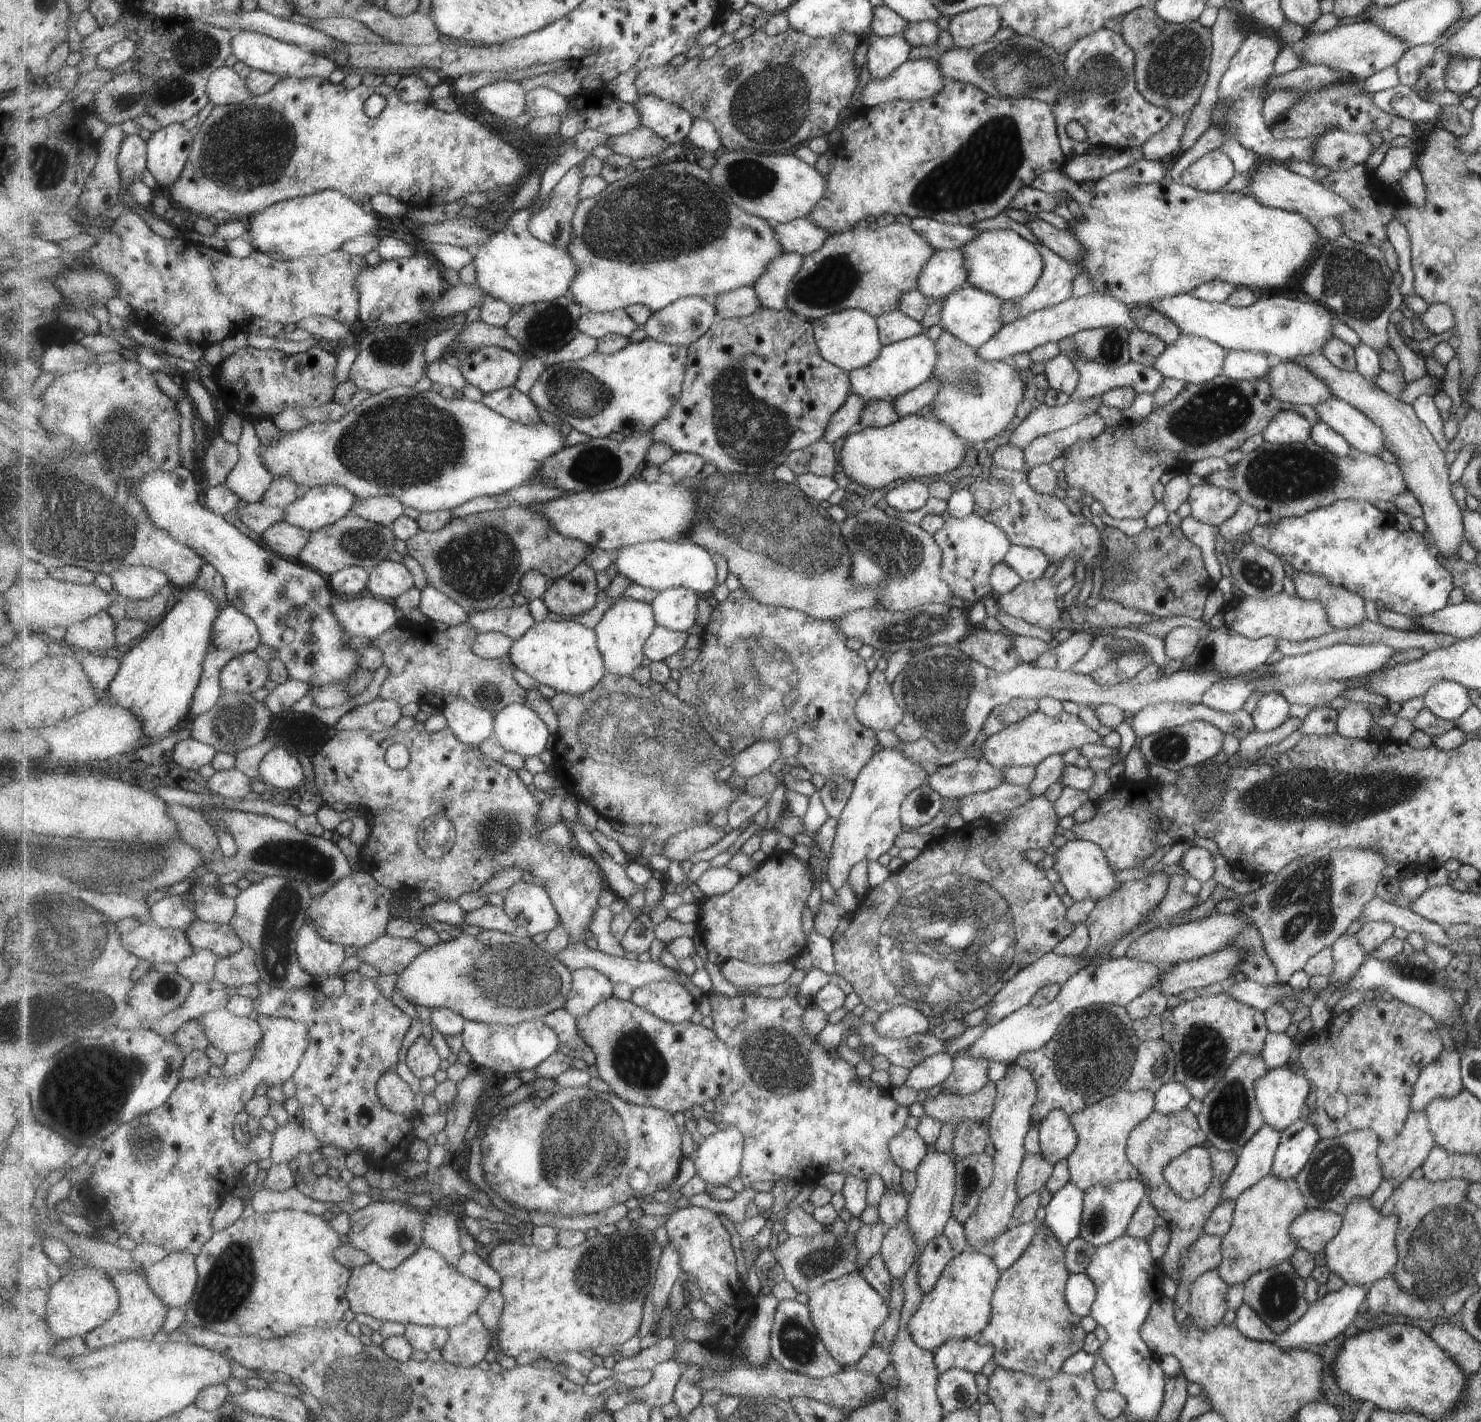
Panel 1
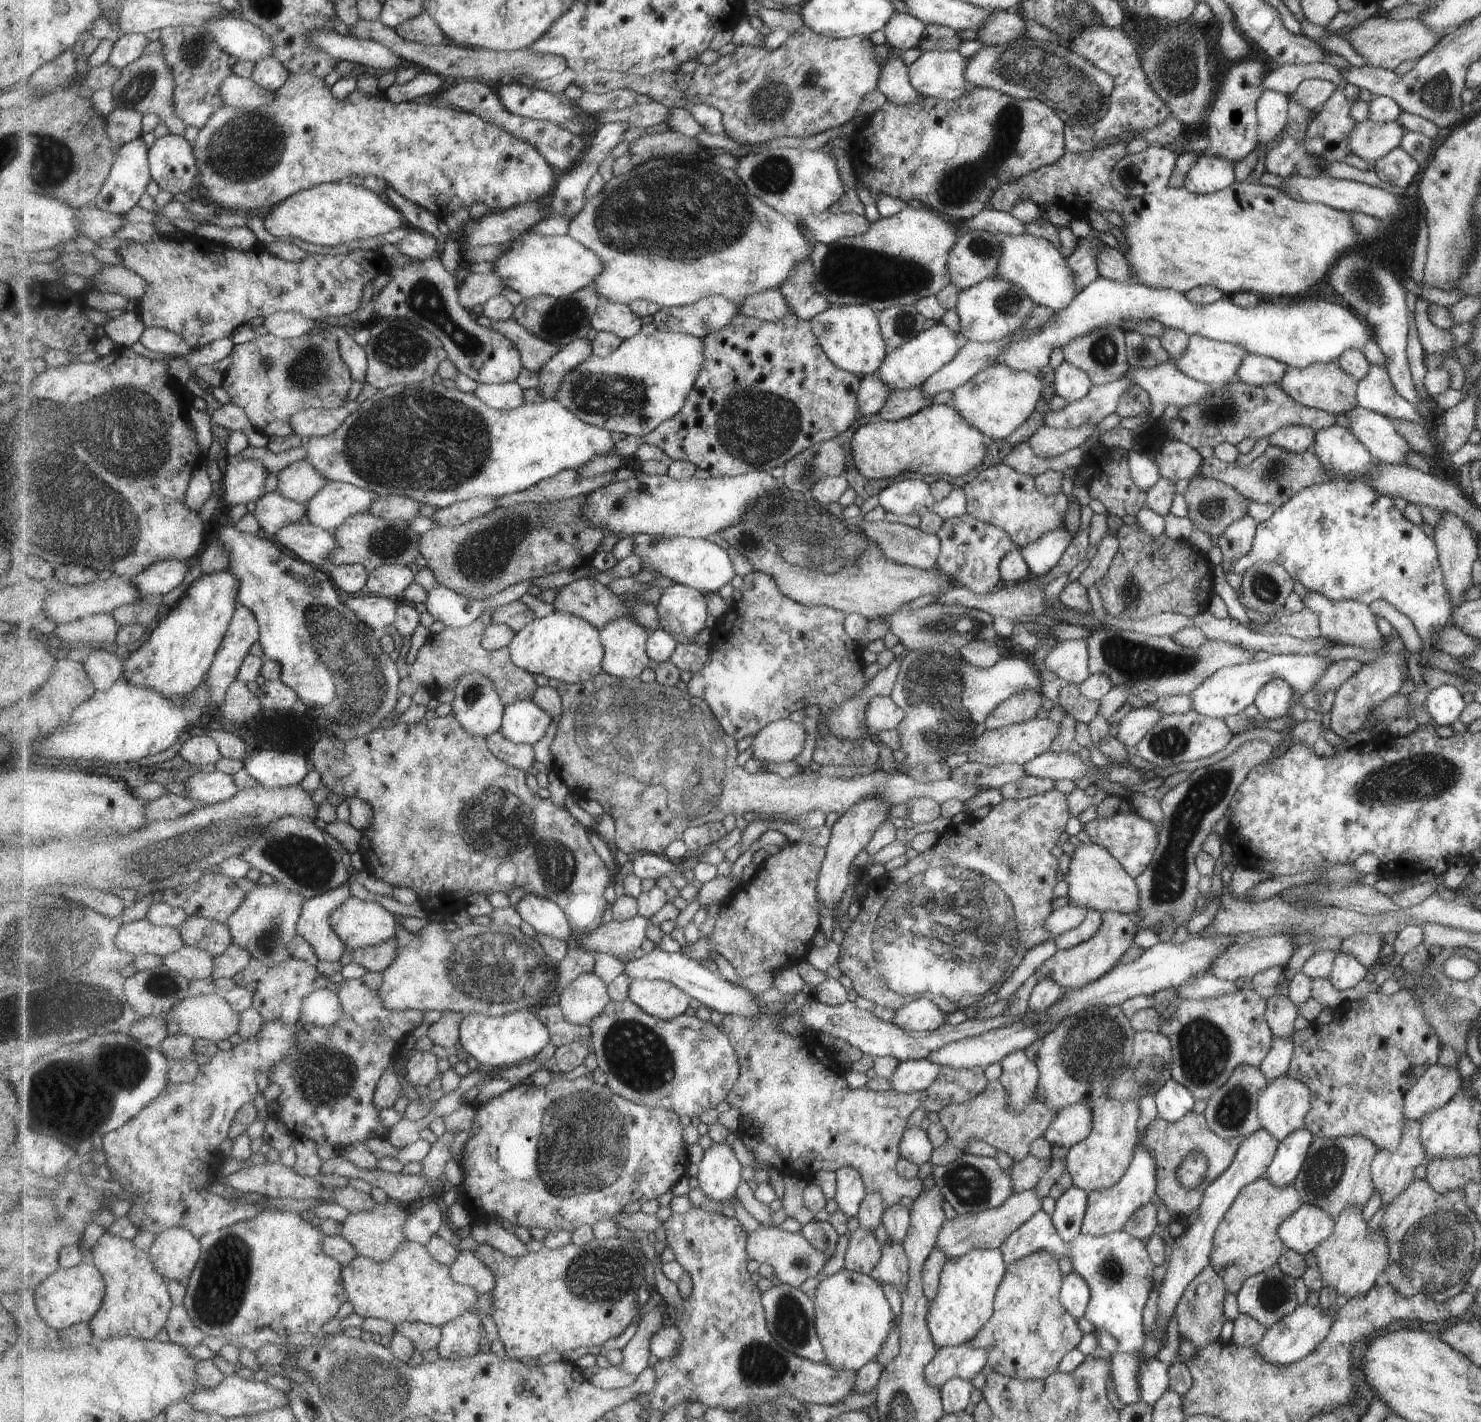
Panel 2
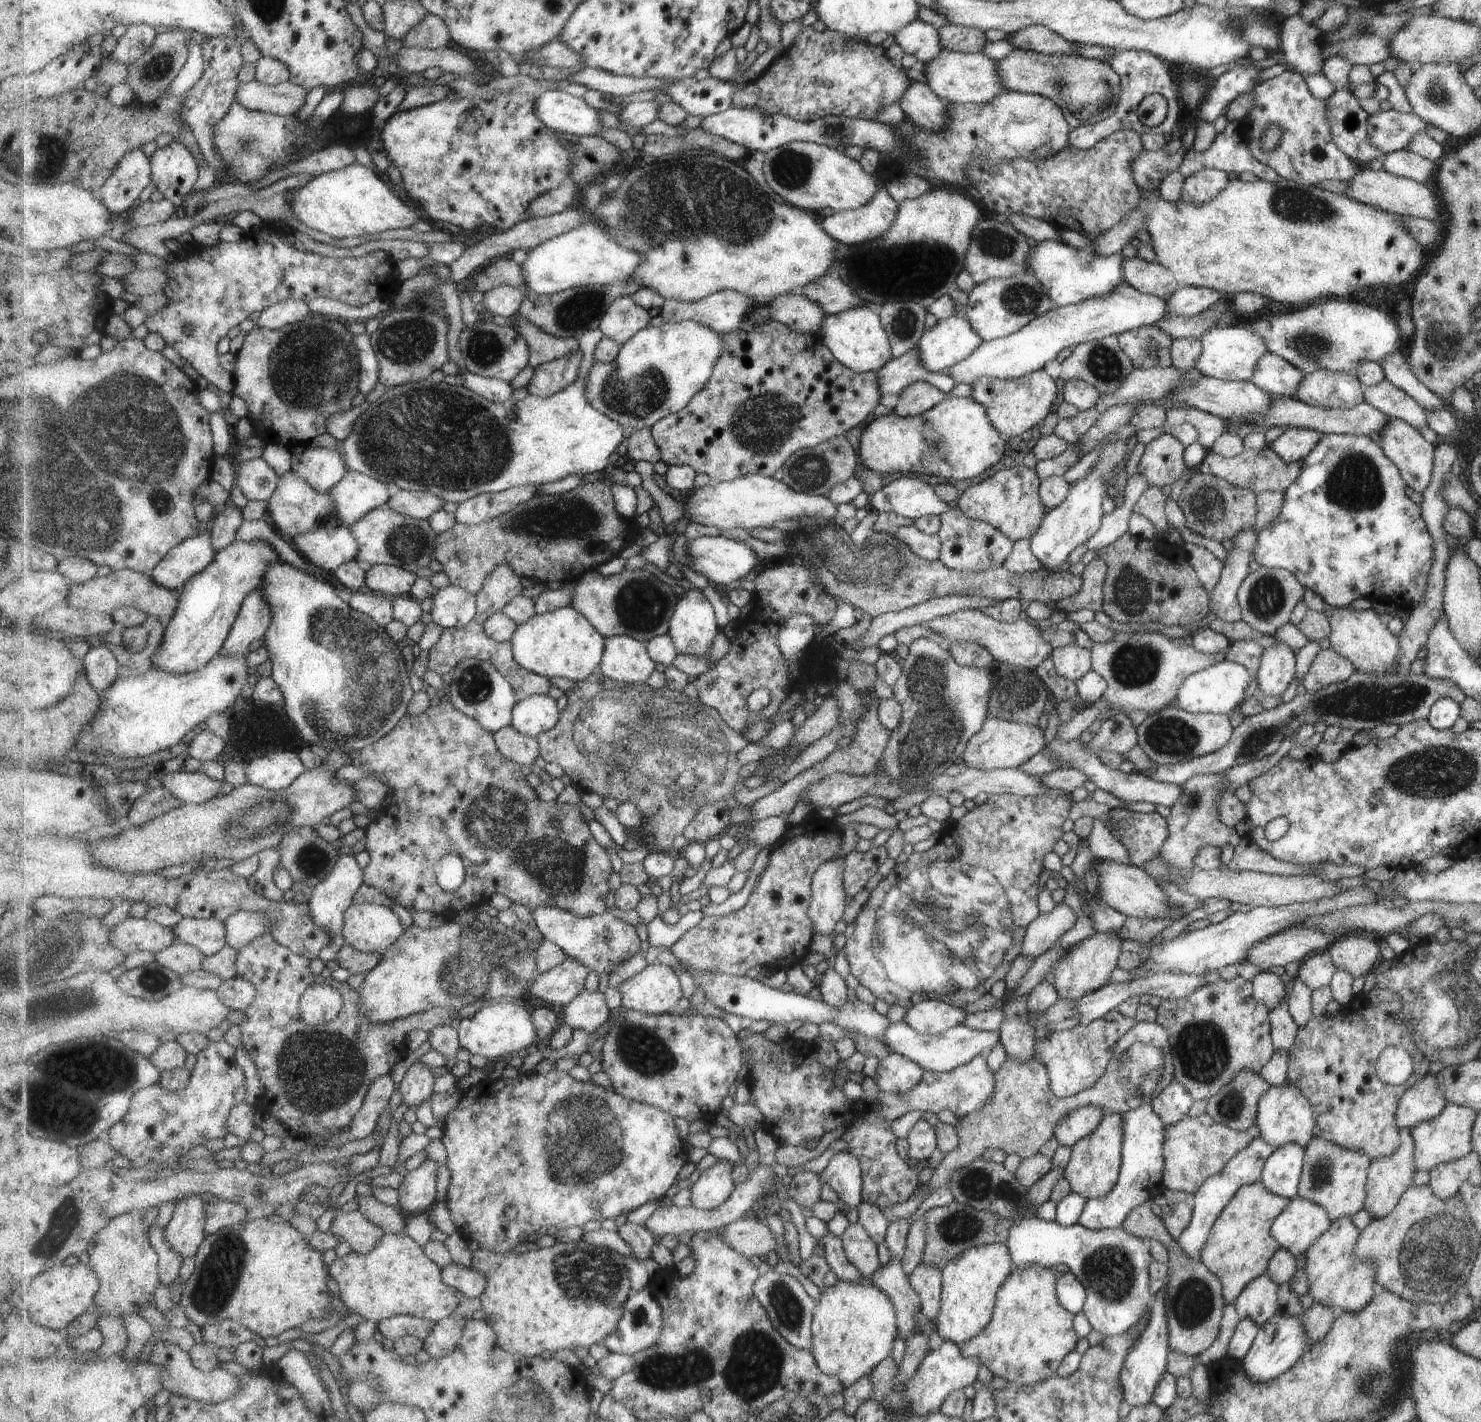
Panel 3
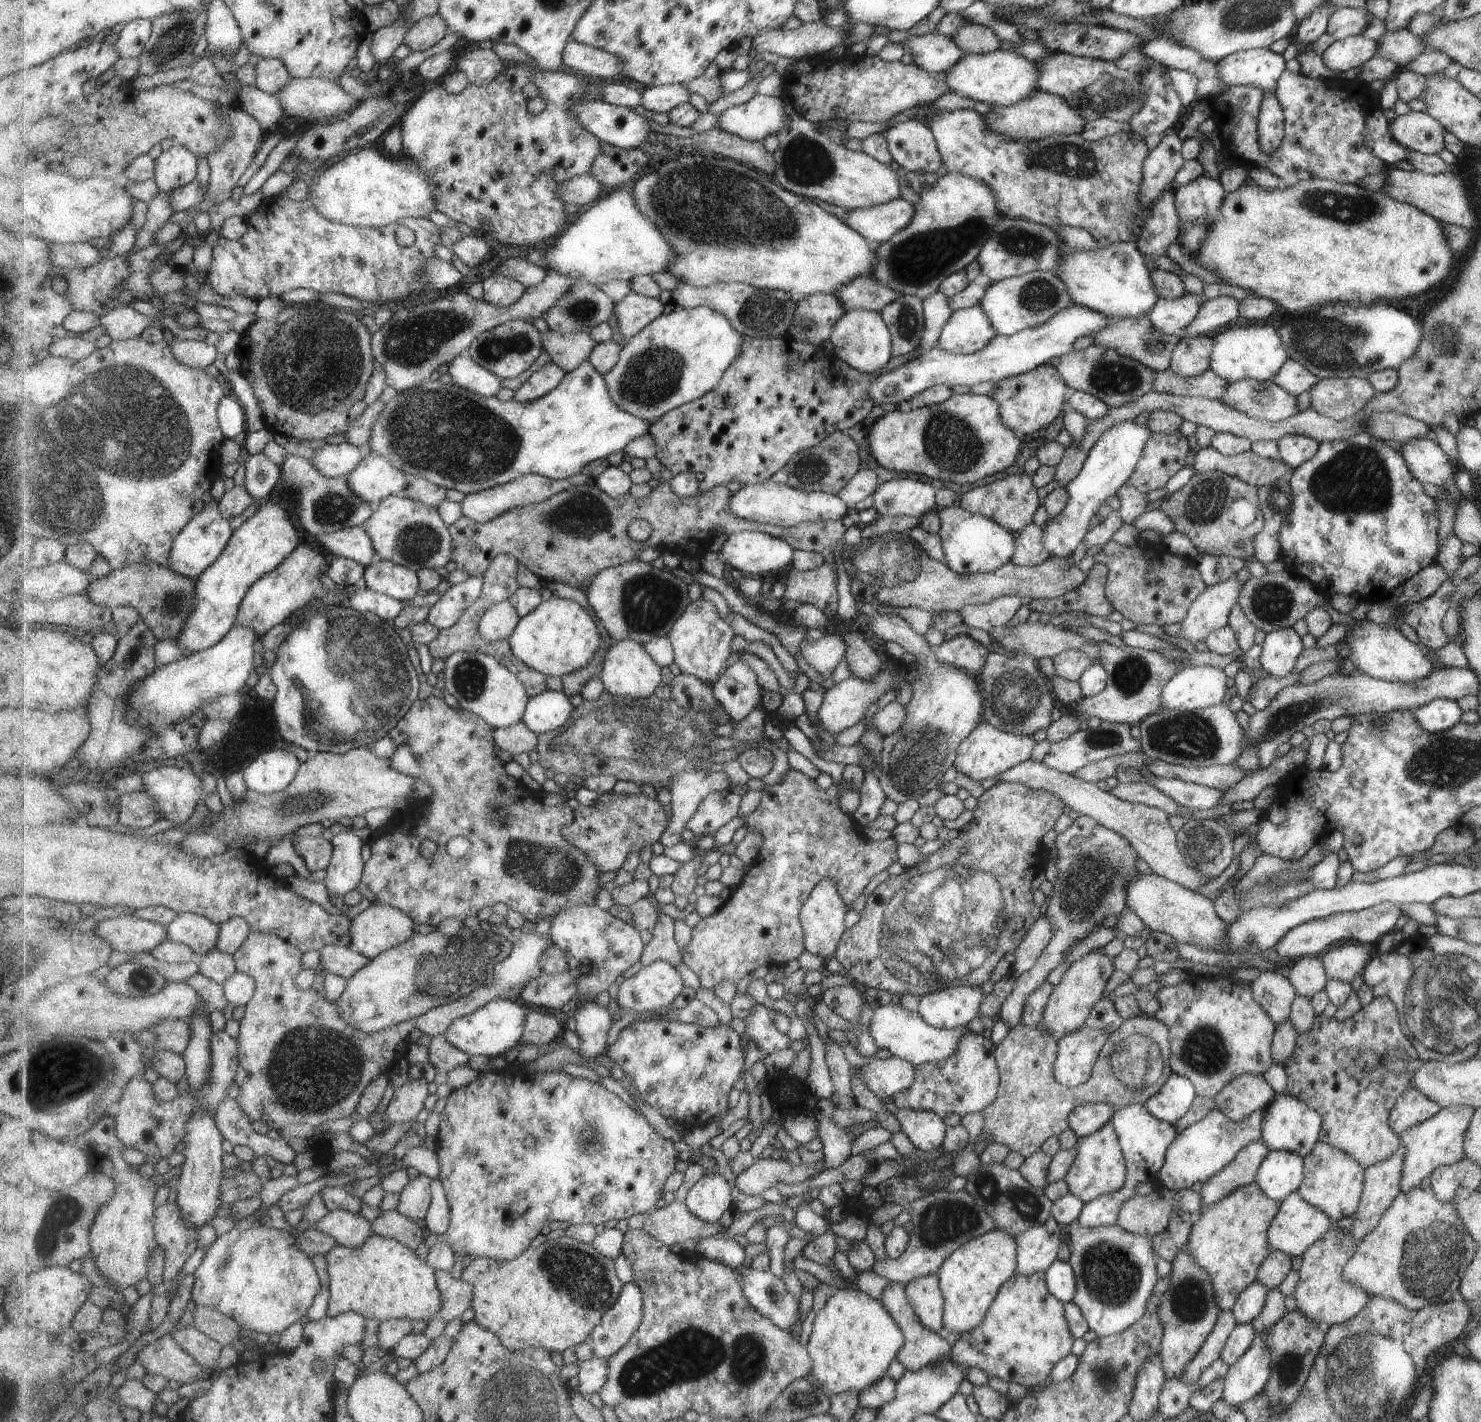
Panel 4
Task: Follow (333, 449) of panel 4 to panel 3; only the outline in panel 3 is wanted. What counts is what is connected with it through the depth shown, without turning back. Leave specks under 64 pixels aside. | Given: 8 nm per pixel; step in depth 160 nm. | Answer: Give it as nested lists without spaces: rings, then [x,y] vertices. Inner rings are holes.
[[[311,445],[297,451],[301,456],[293,456],[293,470],[297,477],[308,480],[317,492],[329,493],[349,471],[339,451]]]

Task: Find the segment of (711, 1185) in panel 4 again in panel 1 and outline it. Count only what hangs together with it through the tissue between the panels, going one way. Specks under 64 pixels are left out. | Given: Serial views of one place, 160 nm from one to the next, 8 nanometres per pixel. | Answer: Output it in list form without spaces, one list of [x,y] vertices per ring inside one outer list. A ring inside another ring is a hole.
[[[740,1128],[718,1129],[696,1152],[693,1163],[698,1176],[709,1185],[726,1185],[741,1170],[744,1147],[745,1136]]]

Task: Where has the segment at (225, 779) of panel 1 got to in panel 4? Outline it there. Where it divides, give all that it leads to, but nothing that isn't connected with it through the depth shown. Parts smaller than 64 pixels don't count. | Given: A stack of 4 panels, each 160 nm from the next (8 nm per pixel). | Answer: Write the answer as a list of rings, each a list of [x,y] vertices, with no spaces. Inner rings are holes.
[[[175,765],[144,773],[143,784],[144,790],[151,793],[160,806],[162,818],[172,820],[178,827],[193,816],[205,796],[202,776]]]

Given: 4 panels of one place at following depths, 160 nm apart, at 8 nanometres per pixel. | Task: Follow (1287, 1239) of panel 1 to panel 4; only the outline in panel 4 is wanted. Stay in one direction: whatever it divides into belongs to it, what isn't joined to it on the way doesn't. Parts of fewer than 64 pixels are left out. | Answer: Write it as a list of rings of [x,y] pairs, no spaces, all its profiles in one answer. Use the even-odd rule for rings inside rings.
[[[1249,1183],[1230,1192],[1205,1211],[1198,1212],[1190,1228],[1184,1251],[1208,1272],[1219,1308],[1230,1309],[1237,1295],[1256,1280],[1262,1260],[1270,1254],[1266,1232],[1278,1214],[1281,1202],[1268,1197],[1258,1184]]]

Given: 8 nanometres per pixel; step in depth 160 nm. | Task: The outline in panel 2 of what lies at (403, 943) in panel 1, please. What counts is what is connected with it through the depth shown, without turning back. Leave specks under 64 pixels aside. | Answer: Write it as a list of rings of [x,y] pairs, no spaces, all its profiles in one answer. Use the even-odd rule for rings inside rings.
[[[391,938],[391,940],[377,944],[376,946],[355,949],[353,951],[352,962],[360,965],[366,971],[383,973],[385,968],[389,968],[395,962],[397,952],[399,952],[397,939]]]

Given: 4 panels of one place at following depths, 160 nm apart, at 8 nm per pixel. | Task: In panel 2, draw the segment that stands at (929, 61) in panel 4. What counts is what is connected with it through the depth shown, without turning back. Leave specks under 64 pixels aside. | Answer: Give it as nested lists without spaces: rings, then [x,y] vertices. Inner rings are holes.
[[[897,11],[881,29],[890,47],[905,51],[916,46],[923,28],[925,25],[920,20],[914,19],[909,13]]]

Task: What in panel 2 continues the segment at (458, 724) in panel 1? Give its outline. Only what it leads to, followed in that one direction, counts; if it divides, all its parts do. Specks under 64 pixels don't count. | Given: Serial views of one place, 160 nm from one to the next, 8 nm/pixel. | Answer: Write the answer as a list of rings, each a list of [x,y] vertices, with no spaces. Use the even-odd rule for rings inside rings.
[[[467,672],[454,689],[452,713],[467,732],[486,739],[501,730],[507,708],[494,686],[483,673]]]

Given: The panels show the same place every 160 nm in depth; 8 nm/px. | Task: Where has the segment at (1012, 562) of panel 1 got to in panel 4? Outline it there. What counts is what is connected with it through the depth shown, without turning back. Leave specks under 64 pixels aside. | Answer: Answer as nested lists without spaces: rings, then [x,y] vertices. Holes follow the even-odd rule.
[[[1123,421],[1108,428],[1096,440],[1077,476],[1064,486],[1068,494],[1067,502],[1055,516],[1047,518],[1040,526],[1042,530],[1040,542],[1050,556],[1069,557],[1075,550],[1075,546],[1083,542],[1084,534],[1088,531],[1089,520],[1096,514],[1105,498],[1114,495],[1115,491],[1130,478],[1150,434],[1146,424],[1137,425],[1133,421]]]

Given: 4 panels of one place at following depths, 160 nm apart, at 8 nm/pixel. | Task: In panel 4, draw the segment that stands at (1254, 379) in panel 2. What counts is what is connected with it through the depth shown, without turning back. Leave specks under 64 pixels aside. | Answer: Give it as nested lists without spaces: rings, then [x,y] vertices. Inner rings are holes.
[[[1289,358],[1270,378],[1274,385],[1279,386],[1294,397],[1305,392],[1305,390],[1309,390],[1316,383],[1316,380],[1316,376],[1312,375],[1304,366]]]

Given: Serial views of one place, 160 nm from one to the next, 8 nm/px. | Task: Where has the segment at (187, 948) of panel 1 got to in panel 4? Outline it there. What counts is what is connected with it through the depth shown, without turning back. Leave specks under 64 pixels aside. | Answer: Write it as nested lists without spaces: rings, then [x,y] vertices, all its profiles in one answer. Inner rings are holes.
[[[125,913],[102,920],[96,931],[112,944],[115,951],[127,954],[151,953],[168,938],[164,924]]]

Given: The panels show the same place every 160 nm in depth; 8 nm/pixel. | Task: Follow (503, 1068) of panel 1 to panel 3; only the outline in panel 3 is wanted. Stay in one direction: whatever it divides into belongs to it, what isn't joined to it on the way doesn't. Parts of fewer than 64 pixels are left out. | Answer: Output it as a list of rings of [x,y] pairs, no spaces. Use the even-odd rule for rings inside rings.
[[[492,1001],[470,1018],[457,1023],[460,1041],[472,1054],[486,1057],[491,1063],[498,1059],[519,1055],[521,1050],[537,1044],[538,1028],[534,1016],[521,1003]]]

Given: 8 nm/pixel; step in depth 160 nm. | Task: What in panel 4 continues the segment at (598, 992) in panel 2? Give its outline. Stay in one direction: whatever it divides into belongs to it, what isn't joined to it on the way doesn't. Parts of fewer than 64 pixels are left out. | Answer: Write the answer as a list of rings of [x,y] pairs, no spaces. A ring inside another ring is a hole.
[[[589,1001],[578,1008],[574,1018],[577,1022],[576,1032],[580,1040],[579,1052],[589,1062],[595,1063],[595,1057],[603,1055],[605,1048],[608,1048],[609,1036],[607,1034],[614,1022],[611,1012],[607,1010],[607,1007]]]

